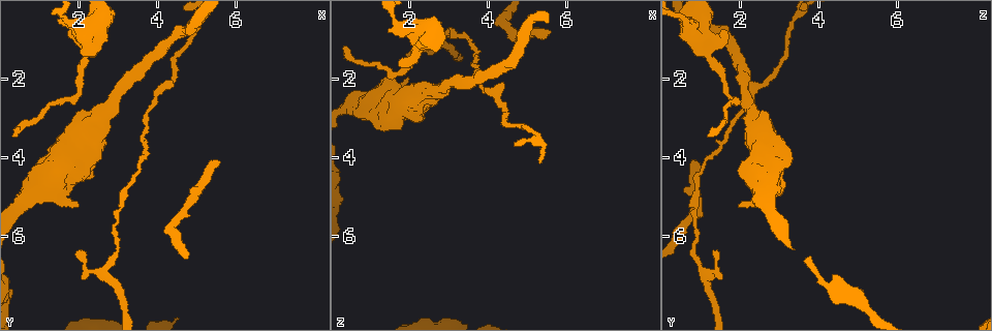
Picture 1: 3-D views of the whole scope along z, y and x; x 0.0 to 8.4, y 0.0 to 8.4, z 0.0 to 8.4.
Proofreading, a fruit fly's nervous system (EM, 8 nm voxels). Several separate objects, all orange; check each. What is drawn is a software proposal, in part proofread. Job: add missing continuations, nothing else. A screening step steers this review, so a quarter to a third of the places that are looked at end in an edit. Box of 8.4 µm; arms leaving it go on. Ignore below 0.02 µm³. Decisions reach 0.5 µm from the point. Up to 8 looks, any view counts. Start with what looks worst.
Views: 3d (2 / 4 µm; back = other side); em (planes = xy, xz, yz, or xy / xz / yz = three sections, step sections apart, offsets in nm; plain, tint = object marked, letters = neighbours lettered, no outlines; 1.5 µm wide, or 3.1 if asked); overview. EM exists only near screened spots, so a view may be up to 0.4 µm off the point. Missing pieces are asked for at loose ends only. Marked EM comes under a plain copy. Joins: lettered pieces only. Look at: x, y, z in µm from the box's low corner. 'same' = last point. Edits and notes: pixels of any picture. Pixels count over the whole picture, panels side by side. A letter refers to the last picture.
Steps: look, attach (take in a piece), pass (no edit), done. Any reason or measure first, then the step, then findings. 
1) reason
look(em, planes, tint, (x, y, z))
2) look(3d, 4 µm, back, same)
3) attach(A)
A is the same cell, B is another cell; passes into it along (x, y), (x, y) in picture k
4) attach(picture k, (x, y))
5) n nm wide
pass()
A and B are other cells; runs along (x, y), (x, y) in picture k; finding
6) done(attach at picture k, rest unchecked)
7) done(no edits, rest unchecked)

branch stops here
look(em, yz, step 4, letters, (5.55, 4.05, 0.85))

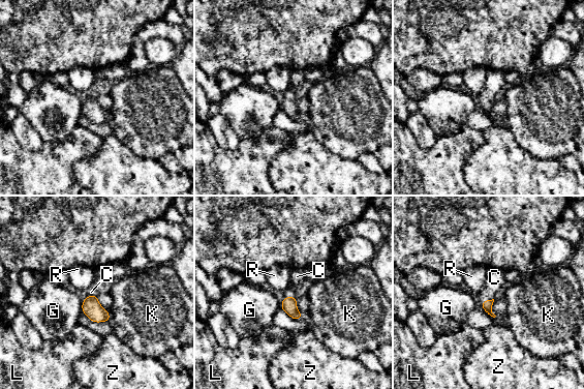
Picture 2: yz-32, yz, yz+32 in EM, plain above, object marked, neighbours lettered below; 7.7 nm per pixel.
look(em, planes, letters, same)

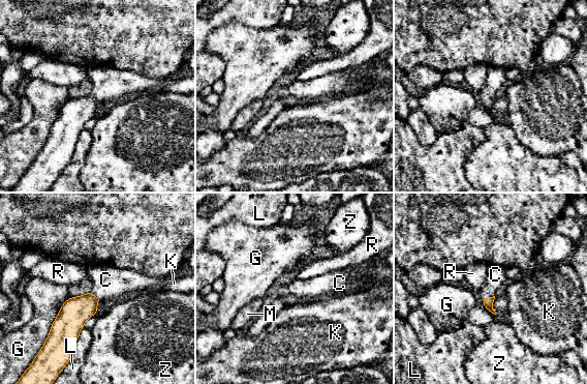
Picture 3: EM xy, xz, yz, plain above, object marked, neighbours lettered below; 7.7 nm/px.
attach(C)
C is the same cell, G, K, L, M, R and Z are other cells; passes into it along (488, 302), (488, 297), (495, 274) in picture 3; the neuron continues

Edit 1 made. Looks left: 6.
look(em, planes, letters, (2.00, 5.20, 1.95))

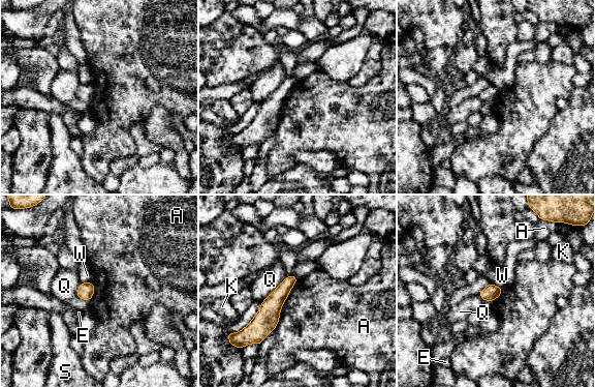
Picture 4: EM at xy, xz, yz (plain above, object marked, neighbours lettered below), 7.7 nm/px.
A touches over 440 nm
pass()
A, E, K, Q, S and W are other cells; border along (287, 276), (263, 300) in picture 4; none of them fits

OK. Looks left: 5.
an open end
look(em, planes, letters, (1.80, 0.75, 1.65))

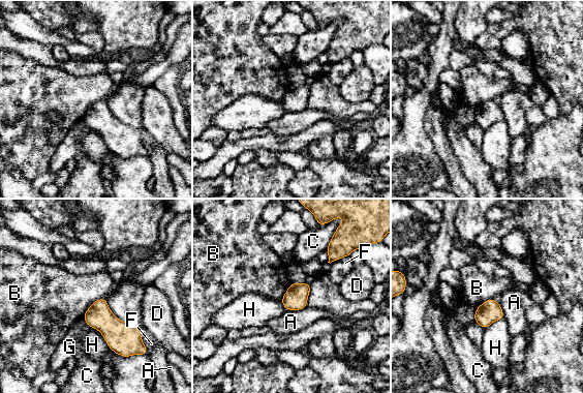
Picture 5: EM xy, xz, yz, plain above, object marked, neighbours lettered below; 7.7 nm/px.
170 nm wide
pass()
A, B, C, D, F, G and H are other cells; none of them fits

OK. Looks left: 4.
done(attach at picture 3, rest unchecked)

